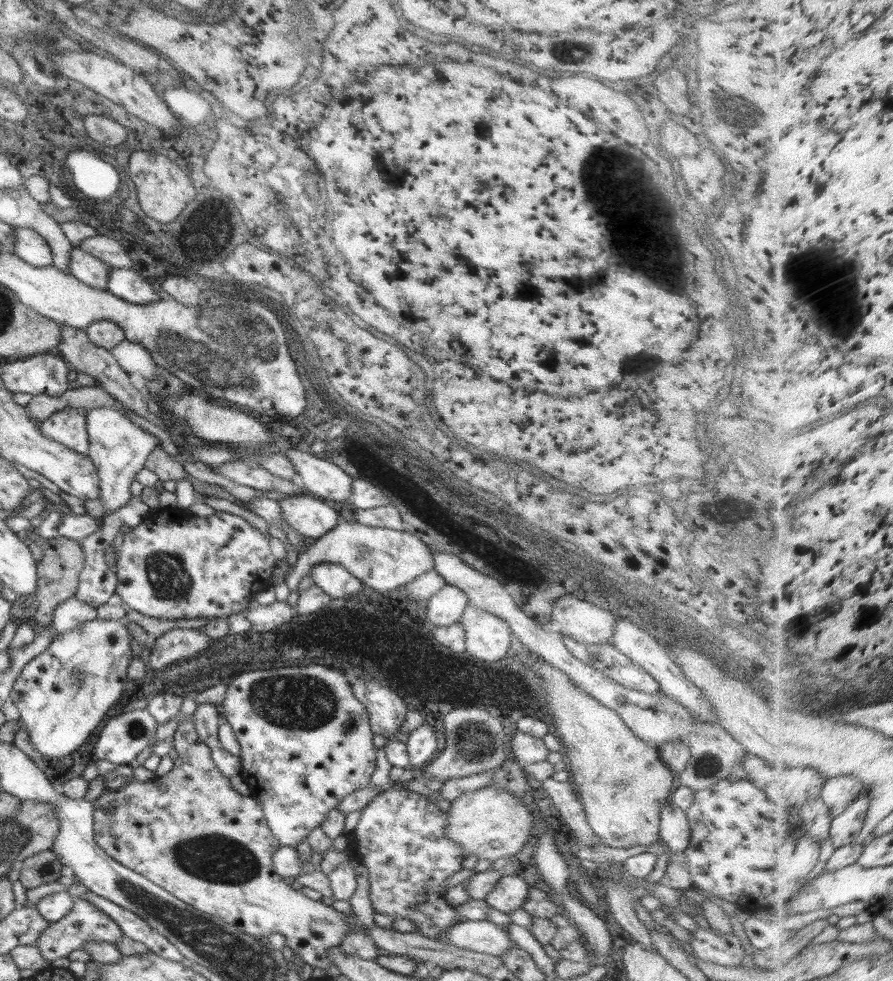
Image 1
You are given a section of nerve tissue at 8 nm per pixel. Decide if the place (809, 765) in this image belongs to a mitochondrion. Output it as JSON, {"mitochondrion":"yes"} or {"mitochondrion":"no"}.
{"mitochondrion":"no"}

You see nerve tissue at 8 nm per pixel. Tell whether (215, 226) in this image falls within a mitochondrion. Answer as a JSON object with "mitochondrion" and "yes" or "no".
{"mitochondrion":"yes"}

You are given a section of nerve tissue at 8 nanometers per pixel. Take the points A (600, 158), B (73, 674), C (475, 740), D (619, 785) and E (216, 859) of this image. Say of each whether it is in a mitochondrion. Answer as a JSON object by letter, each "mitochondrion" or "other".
{"A":"other","B":"mitochondrion","C":"mitochondrion","D":"mitochondrion","E":"mitochondrion"}

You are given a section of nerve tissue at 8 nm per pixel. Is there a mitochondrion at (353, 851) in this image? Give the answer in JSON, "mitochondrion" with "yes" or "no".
{"mitochondrion":"no"}

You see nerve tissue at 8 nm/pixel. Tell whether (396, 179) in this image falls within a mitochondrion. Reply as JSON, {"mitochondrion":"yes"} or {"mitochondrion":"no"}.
{"mitochondrion":"no"}

